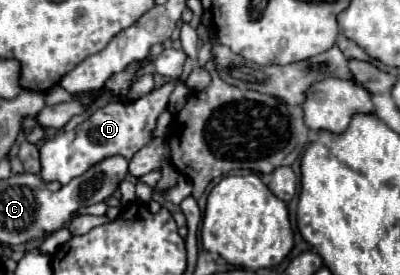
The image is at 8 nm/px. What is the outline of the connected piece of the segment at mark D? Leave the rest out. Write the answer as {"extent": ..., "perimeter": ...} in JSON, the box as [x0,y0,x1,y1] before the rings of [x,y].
{"extent":[39,57,197,185],"perimeter":[[[187,57],[180,80],[167,81],[135,101],[111,101],[109,105],[91,111],[91,115],[83,123],[79,123],[73,131],[59,133],[53,139],[45,141],[43,147],[39,149],[43,181],[59,181],[61,185],[67,185],[71,179],[83,175],[89,167],[111,155],[123,155],[127,161],[131,161],[131,157],[153,139],[157,119],[167,109],[173,89],[179,83],[184,83],[196,66],[197,62]]]}

